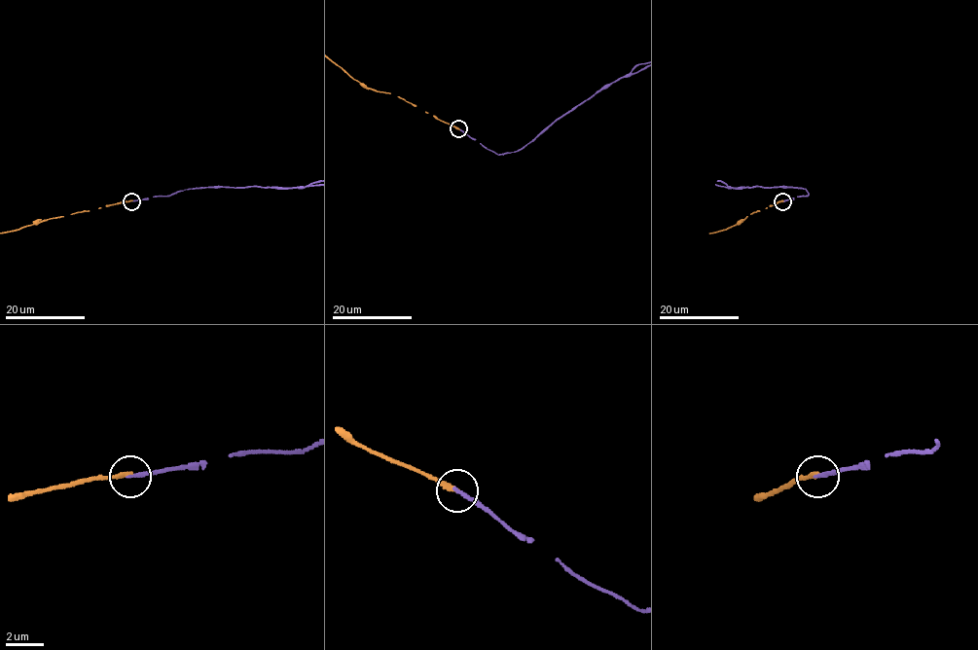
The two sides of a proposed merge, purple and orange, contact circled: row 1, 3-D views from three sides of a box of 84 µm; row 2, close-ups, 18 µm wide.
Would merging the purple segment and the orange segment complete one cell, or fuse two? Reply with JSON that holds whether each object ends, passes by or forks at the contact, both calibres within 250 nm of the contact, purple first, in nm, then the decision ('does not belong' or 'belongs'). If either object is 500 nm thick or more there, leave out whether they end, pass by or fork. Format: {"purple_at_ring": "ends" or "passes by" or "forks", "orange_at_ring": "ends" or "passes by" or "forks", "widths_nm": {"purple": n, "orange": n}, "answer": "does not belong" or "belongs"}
{"purple_at_ring": "ends", "orange_at_ring": "ends", "widths_nm": {"purple": 190, "orange": 200}, "answer": "does not belong"}

